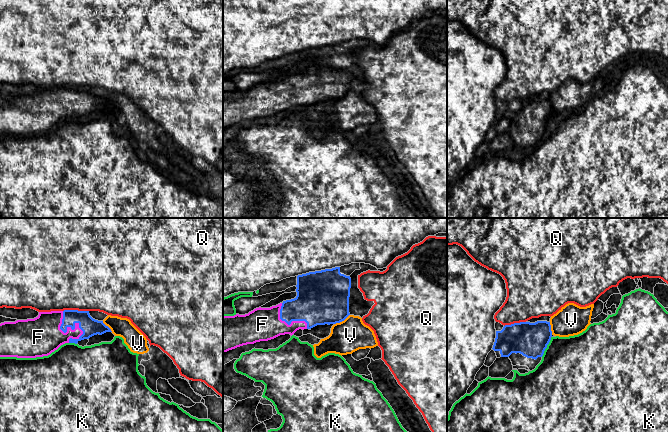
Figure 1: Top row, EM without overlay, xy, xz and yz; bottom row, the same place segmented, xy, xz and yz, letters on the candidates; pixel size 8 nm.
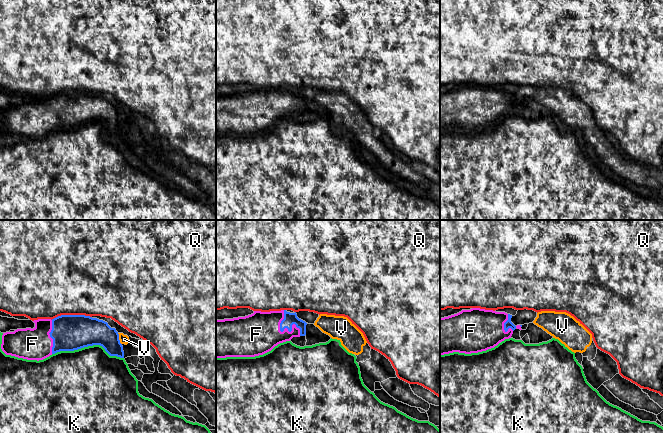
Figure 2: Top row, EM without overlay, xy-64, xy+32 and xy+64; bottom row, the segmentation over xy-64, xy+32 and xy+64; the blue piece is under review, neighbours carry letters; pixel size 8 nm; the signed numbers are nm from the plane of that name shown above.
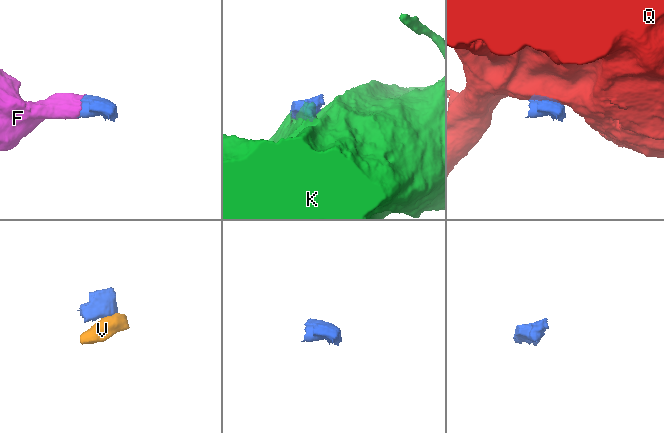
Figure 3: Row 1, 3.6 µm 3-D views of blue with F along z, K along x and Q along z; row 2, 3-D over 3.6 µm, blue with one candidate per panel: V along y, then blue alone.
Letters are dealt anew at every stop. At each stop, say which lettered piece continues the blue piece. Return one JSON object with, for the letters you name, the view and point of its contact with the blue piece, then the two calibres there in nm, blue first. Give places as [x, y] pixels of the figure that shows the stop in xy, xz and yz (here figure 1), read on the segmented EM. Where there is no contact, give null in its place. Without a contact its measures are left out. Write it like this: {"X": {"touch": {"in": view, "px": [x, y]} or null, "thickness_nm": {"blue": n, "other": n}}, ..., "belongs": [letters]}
{"F": {"touch": {"in": "xy", "px": [69, 326]}, "thickness_nm": {"blue": 140, "other": 320}}, "belongs": ["F"]}

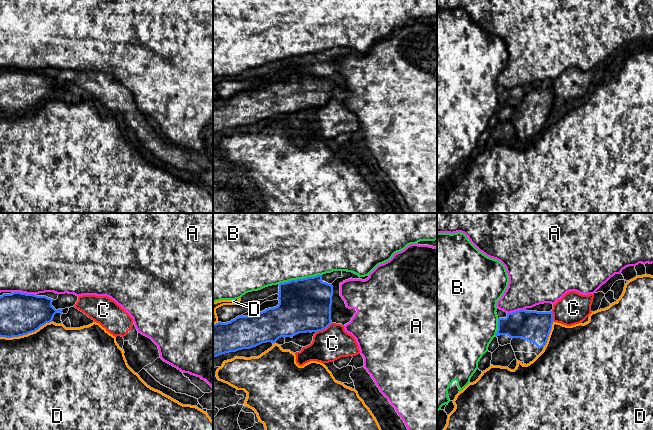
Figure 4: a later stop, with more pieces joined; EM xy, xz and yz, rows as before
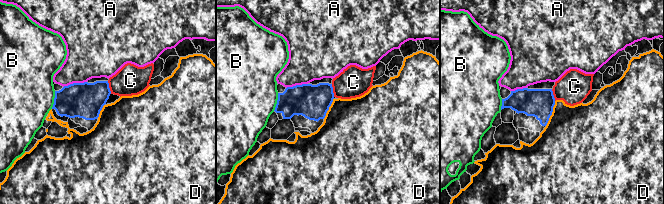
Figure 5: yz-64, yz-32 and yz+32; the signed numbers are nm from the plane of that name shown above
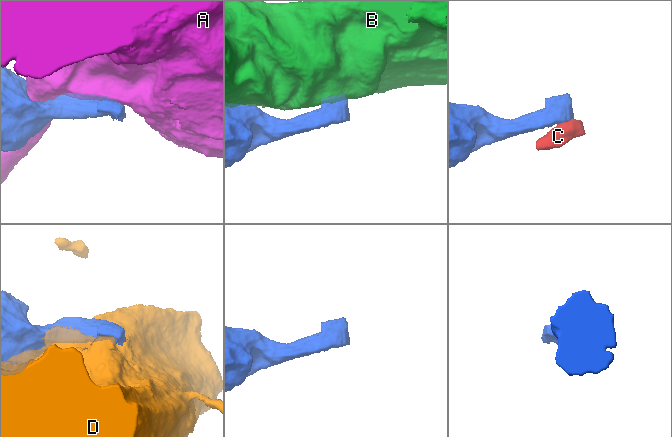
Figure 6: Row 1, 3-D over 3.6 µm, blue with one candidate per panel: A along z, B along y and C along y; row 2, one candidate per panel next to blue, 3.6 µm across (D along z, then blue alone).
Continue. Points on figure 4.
{"belongs": []}

